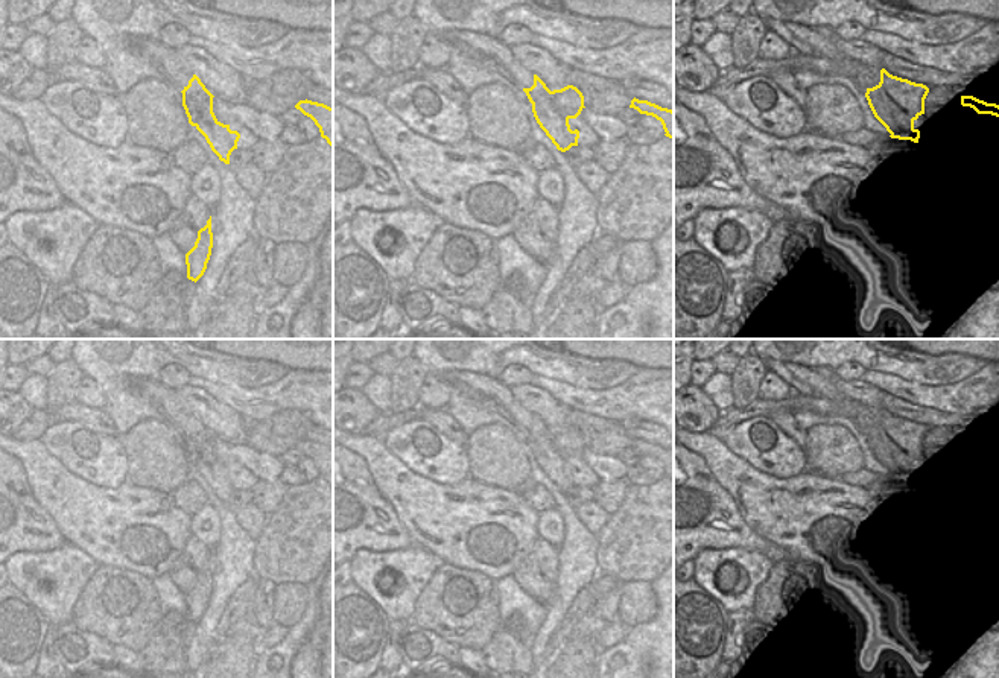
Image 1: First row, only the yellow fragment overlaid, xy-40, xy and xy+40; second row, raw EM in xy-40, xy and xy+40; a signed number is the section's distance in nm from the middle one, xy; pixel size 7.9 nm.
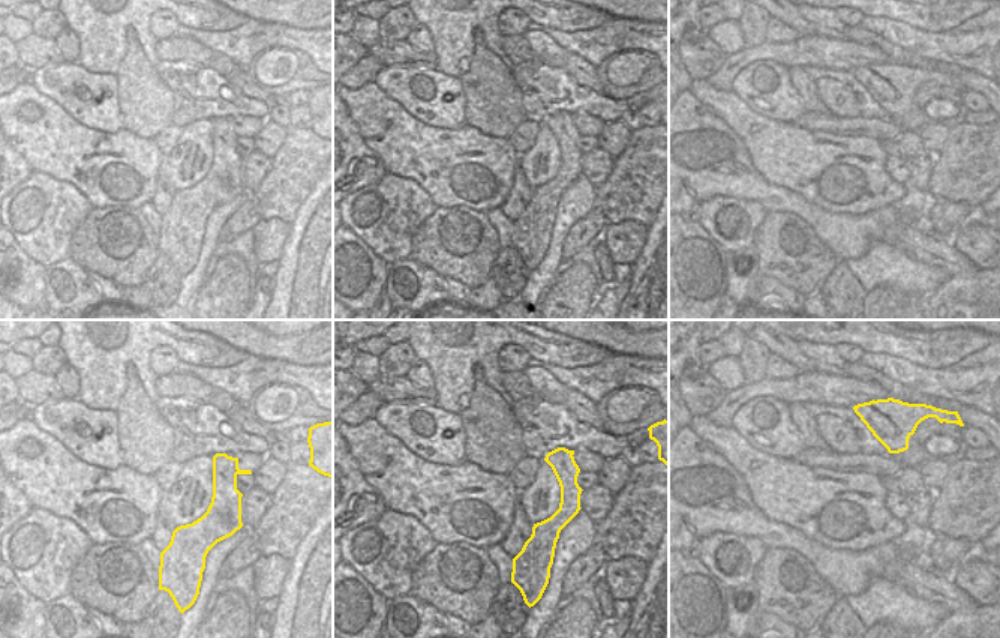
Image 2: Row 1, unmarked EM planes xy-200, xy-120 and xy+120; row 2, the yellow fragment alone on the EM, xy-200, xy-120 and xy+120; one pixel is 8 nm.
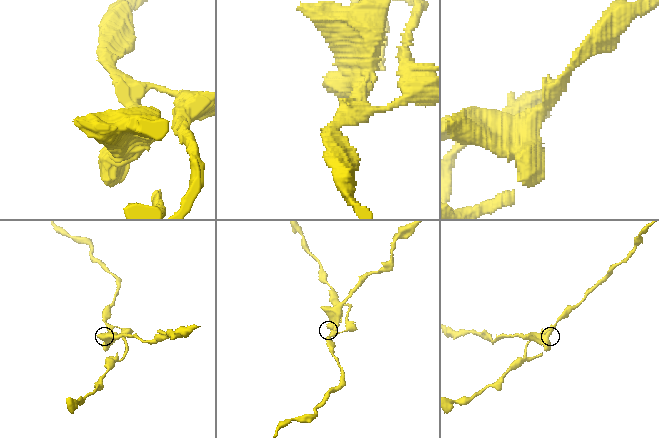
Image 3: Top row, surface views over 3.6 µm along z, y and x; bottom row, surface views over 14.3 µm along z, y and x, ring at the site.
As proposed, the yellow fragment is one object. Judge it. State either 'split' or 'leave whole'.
split

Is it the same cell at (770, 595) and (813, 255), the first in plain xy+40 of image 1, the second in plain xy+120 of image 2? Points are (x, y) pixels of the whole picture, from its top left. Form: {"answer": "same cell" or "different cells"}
{"answer": "same cell"}

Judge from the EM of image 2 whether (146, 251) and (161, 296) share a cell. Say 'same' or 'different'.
different

